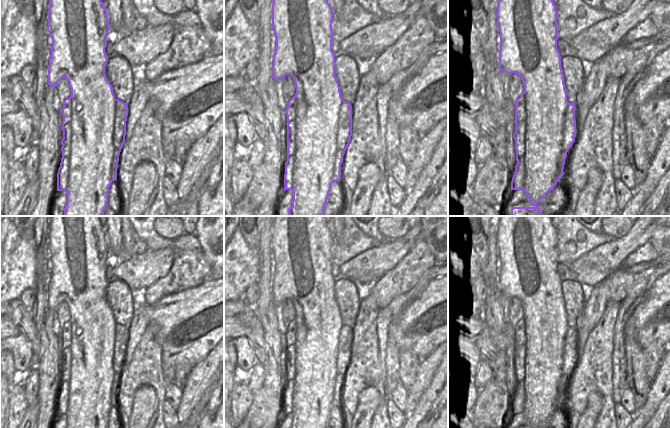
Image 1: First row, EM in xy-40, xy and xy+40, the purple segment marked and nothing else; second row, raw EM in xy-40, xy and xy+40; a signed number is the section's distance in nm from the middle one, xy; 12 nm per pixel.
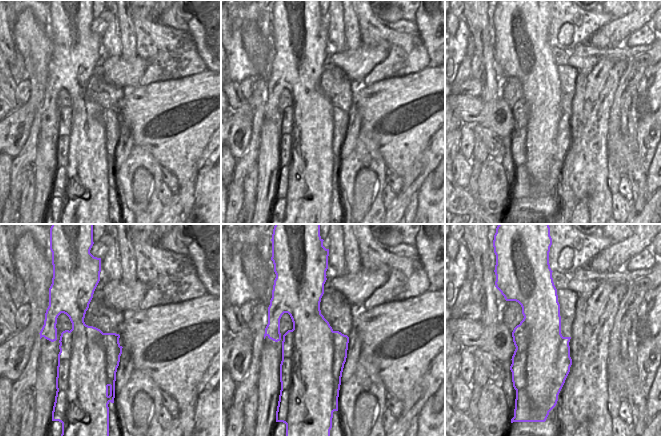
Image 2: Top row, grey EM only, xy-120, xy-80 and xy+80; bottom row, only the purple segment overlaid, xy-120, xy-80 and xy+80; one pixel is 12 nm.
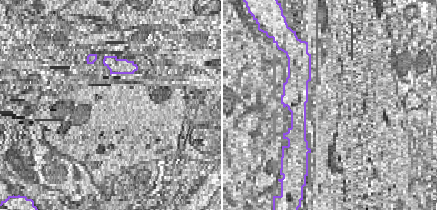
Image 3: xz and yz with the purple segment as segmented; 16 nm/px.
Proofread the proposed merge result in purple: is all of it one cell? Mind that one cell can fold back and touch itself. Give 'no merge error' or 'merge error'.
no merge error

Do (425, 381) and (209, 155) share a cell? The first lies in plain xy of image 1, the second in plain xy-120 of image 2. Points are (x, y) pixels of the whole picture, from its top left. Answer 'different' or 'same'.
same

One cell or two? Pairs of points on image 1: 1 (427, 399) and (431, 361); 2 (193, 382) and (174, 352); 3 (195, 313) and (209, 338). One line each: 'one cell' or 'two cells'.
1: two cells
2: two cells
3: one cell

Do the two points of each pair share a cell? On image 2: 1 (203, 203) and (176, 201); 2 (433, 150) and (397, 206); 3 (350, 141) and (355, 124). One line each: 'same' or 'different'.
1: different
2: same
3: same

